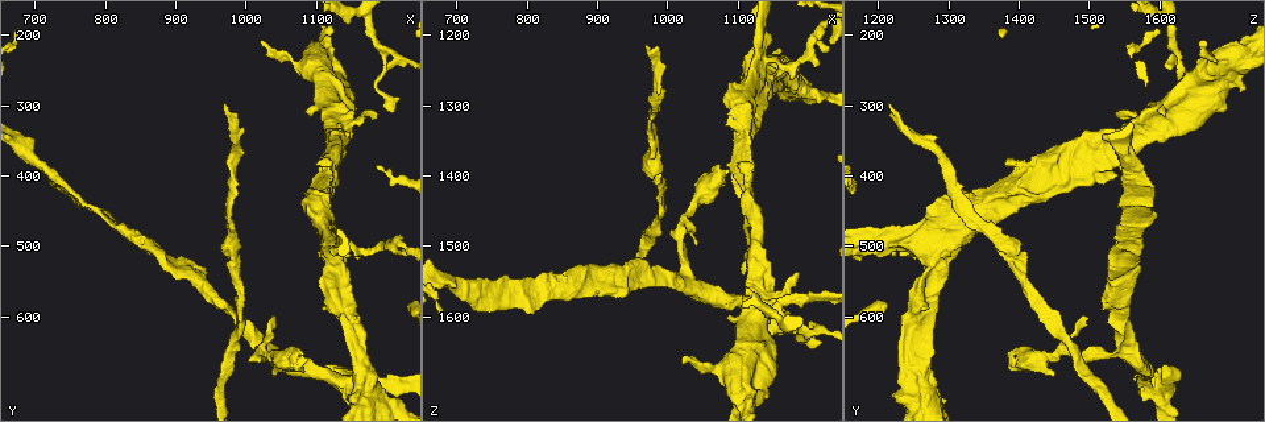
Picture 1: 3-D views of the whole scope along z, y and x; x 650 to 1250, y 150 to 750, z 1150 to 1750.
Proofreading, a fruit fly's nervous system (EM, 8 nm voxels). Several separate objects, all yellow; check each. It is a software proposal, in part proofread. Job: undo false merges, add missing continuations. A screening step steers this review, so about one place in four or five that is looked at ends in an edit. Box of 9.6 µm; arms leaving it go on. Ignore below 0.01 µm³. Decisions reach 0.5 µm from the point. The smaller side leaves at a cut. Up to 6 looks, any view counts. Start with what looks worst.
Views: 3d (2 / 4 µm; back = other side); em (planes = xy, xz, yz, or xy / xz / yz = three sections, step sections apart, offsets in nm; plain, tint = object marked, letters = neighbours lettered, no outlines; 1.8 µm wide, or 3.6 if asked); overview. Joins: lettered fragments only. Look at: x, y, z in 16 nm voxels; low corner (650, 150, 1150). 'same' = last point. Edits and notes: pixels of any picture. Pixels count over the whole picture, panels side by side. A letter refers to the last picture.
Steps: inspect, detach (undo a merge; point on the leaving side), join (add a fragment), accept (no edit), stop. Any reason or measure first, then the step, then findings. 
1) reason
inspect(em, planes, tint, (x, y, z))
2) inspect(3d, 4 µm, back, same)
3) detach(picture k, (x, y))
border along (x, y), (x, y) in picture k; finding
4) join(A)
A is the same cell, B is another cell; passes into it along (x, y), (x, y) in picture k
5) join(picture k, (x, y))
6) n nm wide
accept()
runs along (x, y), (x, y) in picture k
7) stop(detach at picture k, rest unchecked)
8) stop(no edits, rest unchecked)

tapers out
inspect(3d, 4 µm, (965, 300, 1215))

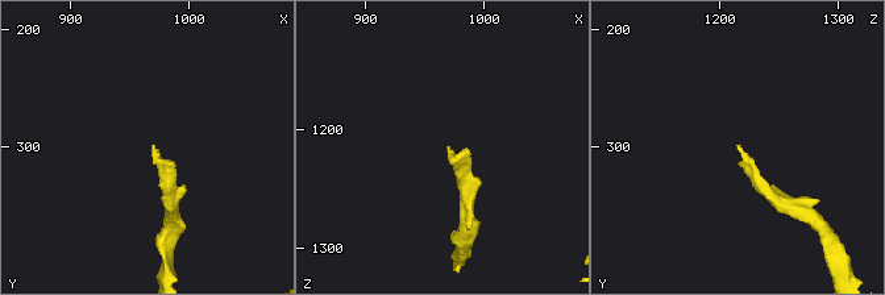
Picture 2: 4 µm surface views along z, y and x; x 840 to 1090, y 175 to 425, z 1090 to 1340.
need the tissue
inspect(em, planes, letters, (970, 298, 1216))

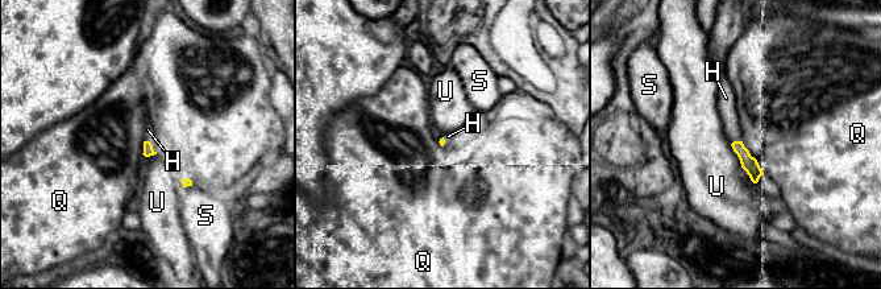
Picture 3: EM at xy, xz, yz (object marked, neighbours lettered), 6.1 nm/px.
U touches over 300 nm
join(H)
H is the same cell, Q, S and U are other cells; passes into it along (148, 148), (150, 144), (148, 129) in picture 3; the neuron continues

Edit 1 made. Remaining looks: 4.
redraw
inspect(overview)

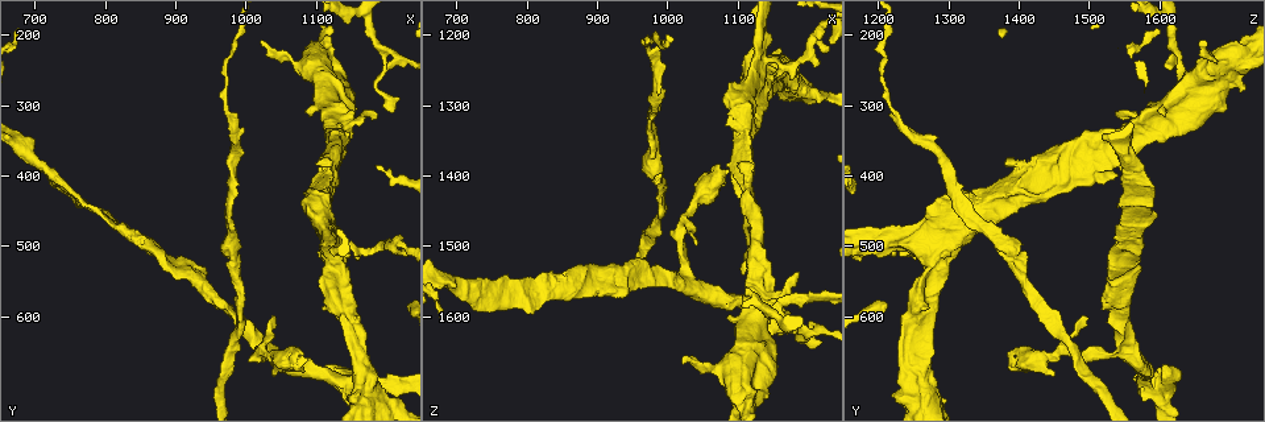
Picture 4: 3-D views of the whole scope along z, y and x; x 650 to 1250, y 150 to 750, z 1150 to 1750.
sharp bend
inspect(3d, 2 µm, back, (1180, 505, 1245))

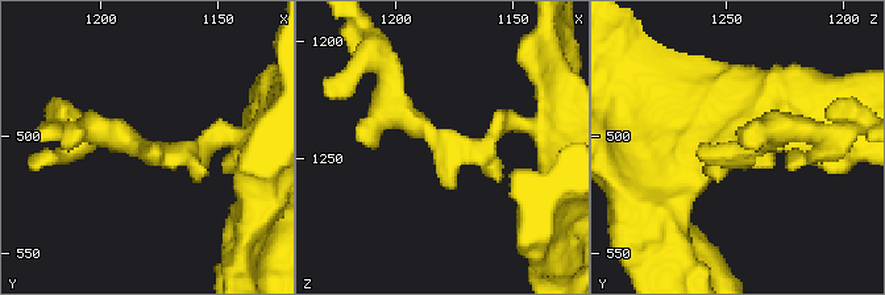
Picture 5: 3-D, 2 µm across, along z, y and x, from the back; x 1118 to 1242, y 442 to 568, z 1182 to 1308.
arms of 200, 240 nm
inspect(em, planes, tint, (1179, 505, 1245))

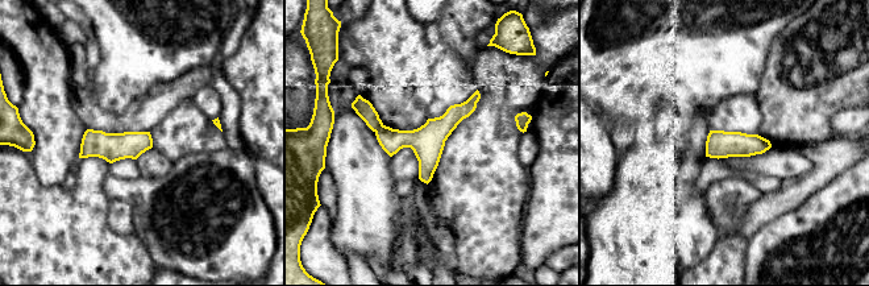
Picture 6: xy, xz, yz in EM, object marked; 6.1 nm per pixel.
inspect(em, planes, letters, same)

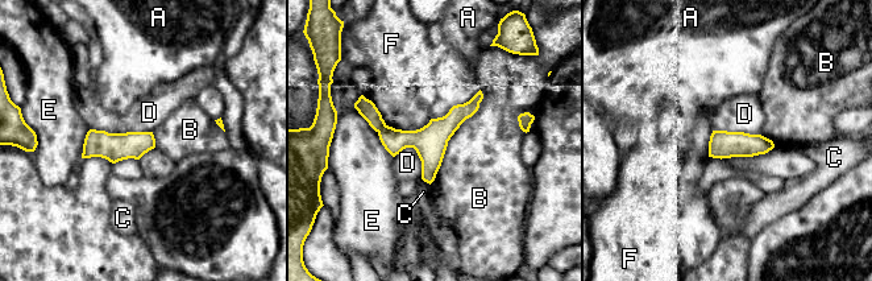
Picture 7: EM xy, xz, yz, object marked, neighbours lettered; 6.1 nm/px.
detach(picture 7, (394, 140))
A, B, C, D, E and F are other cells; a second neuron is stuck on

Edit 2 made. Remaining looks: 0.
stop(join at picture 3, detach at picture 7, rest unchecked)

